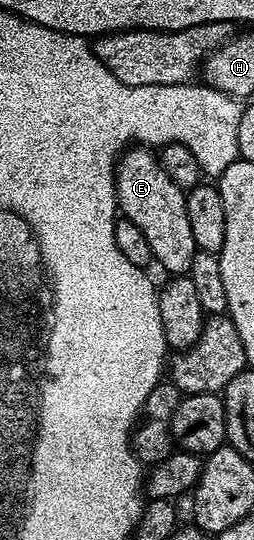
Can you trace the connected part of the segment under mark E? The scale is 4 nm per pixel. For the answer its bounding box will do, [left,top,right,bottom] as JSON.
[116,147,198,275]

